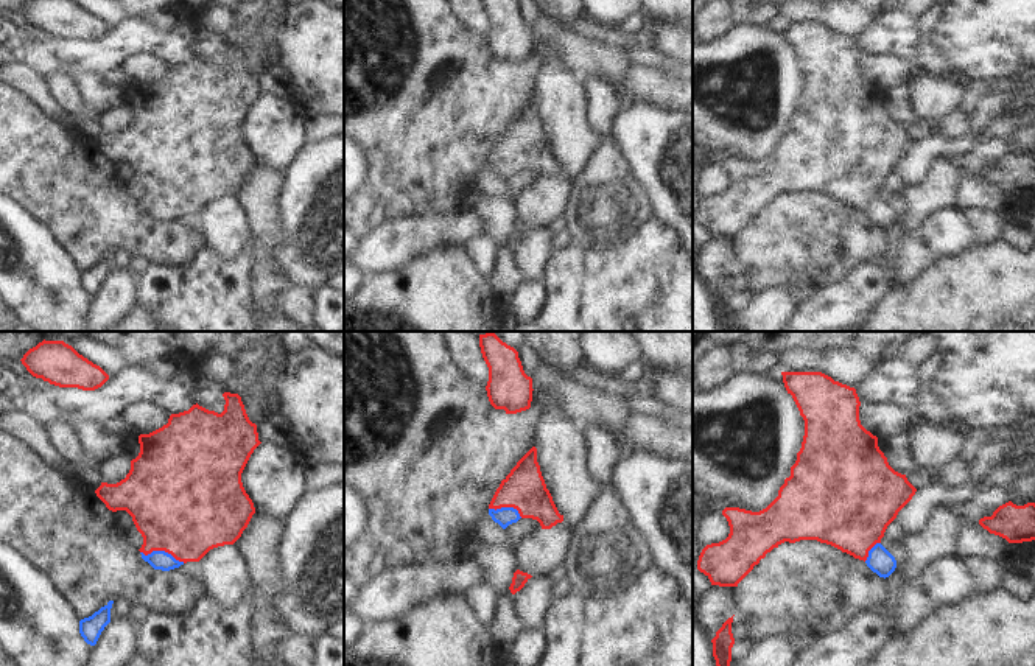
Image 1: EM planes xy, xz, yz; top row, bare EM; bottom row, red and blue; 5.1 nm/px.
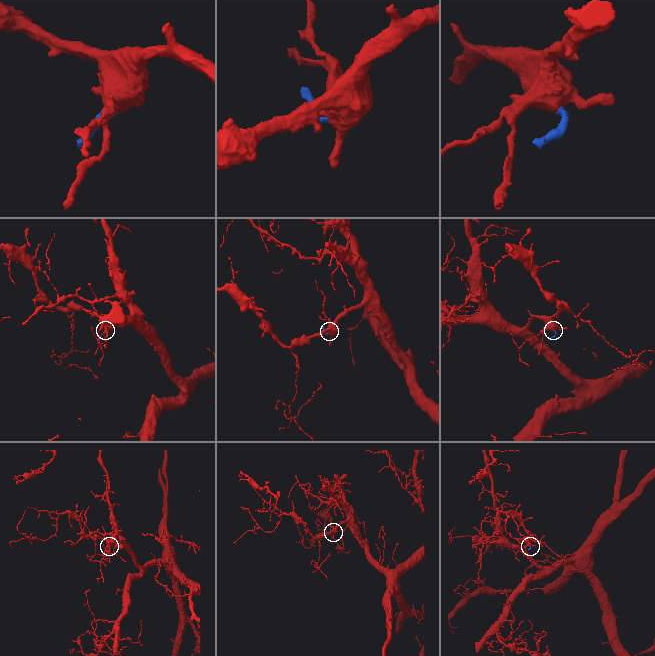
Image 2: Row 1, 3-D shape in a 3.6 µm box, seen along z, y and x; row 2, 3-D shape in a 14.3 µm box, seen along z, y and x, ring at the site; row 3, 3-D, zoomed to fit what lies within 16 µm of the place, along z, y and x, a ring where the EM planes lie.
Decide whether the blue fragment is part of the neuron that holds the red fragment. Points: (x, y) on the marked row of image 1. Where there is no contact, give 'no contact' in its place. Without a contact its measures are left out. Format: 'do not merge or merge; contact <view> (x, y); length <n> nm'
merge; contact xy (162, 550); length 240 nm

